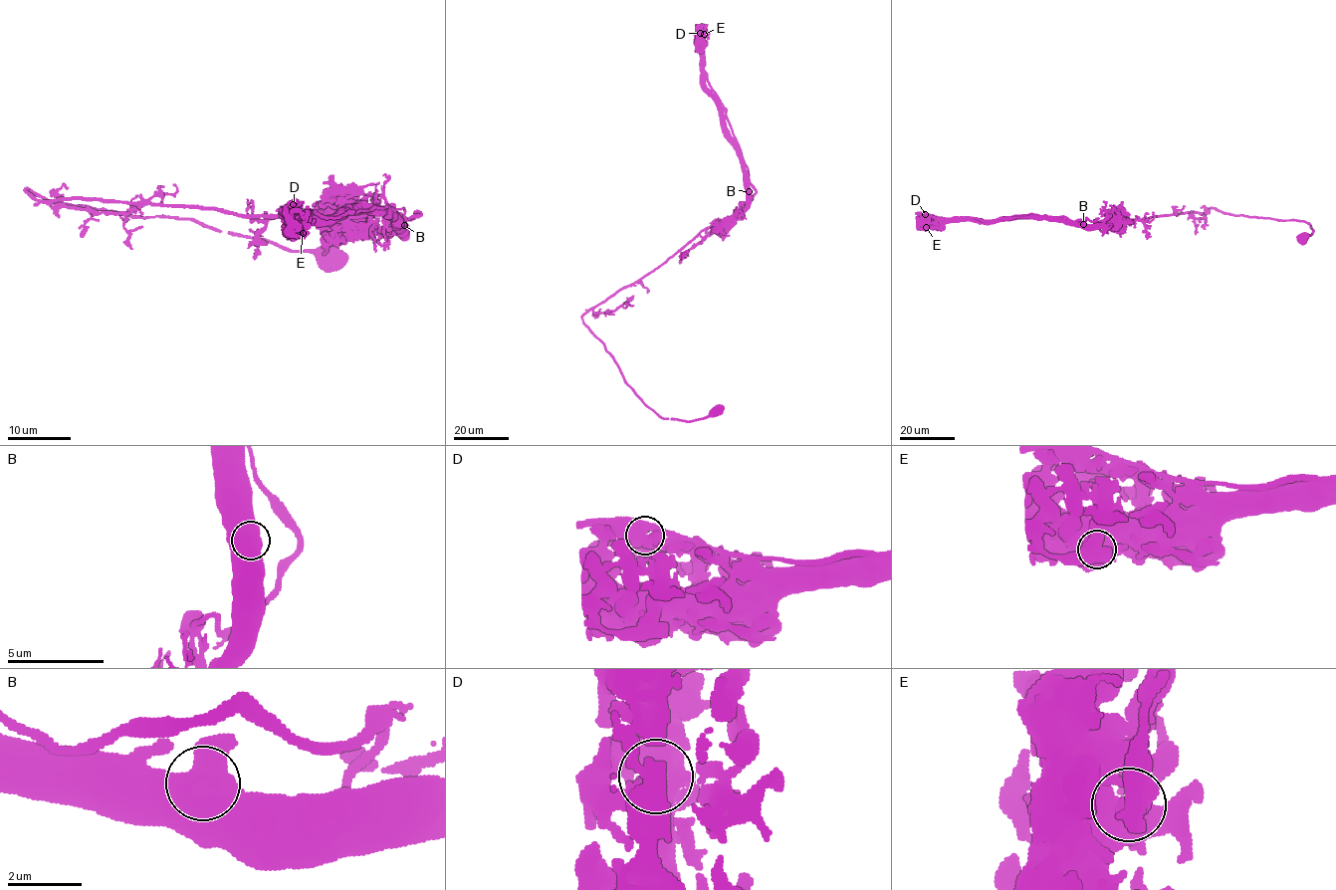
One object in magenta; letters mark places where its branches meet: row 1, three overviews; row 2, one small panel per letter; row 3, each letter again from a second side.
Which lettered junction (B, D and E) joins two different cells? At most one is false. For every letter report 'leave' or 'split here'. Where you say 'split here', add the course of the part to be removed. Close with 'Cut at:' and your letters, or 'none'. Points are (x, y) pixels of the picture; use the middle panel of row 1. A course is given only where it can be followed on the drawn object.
B: leave
D: split here | (700, 33), (705, 76), (756, 193), (581, 318), (624, 382), (660, 416), (693, 421), (723, 407)
E: leave
Cut at: D

